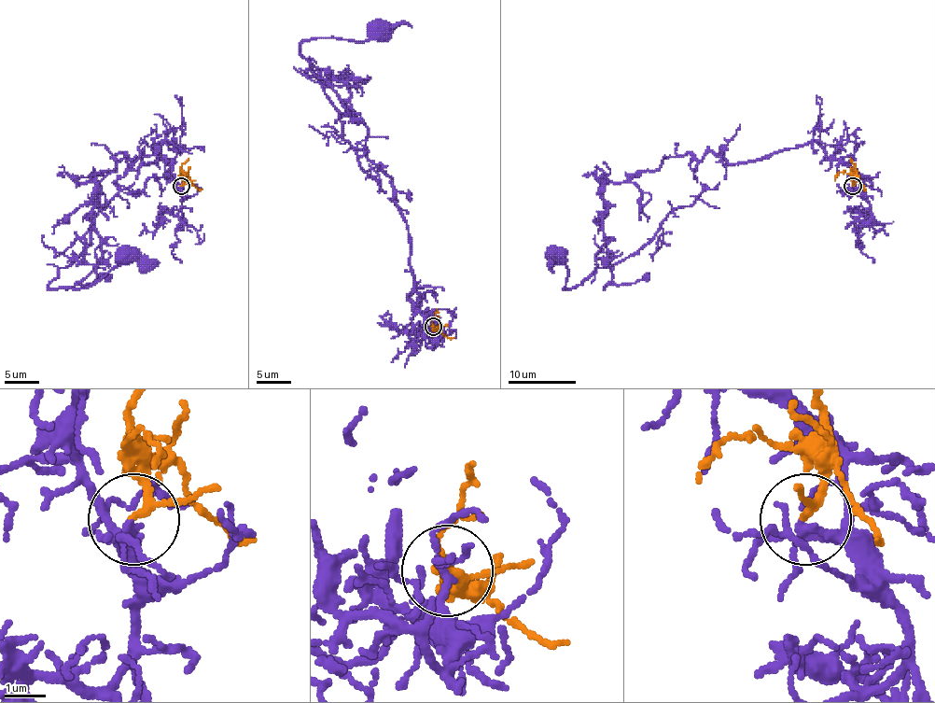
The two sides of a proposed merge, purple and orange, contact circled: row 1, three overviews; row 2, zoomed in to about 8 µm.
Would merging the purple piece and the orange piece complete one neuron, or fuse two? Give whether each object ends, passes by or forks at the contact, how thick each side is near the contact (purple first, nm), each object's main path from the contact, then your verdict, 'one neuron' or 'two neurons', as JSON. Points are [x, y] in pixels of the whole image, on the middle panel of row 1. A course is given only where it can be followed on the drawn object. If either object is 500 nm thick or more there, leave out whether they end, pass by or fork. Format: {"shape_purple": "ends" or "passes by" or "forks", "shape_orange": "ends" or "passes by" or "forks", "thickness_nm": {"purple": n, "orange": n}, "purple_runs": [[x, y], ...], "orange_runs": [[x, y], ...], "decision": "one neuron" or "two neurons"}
{"shape_purple": "forks", "shape_orange": "passes by", "thickness_nm": {"purple": 120, "orange": 160}, "purple_runs": [[434, 326], [408, 297], [393, 183], [345, 104], [354, 80], [319, 84], [300, 53], [377, 29]], "orange_runs": [[434, 326], [437, 309]], "decision": "one neuron"}

